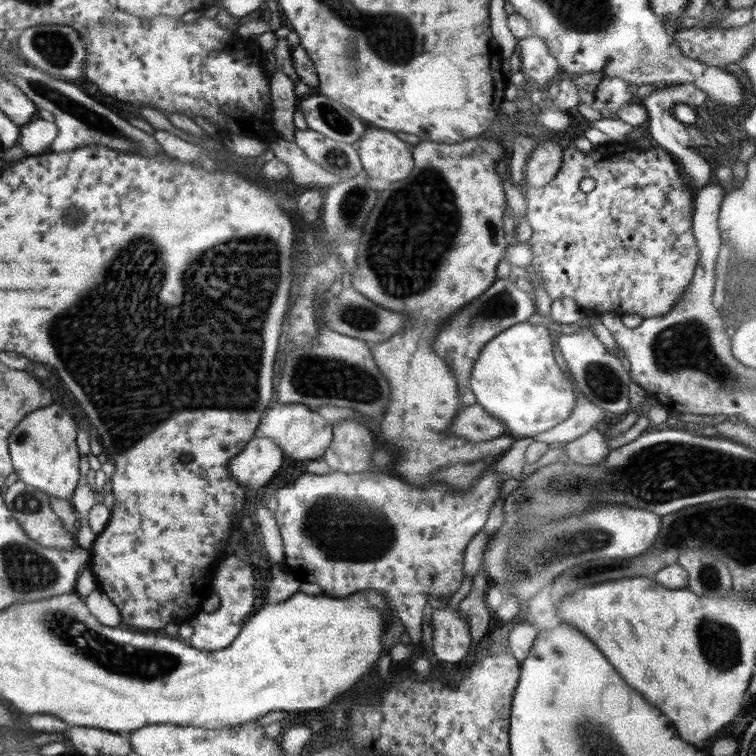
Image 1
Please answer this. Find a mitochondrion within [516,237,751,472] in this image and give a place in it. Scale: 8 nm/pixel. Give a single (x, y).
(688, 344)

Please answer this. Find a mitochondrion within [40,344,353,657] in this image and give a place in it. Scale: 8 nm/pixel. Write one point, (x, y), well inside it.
(122, 438)

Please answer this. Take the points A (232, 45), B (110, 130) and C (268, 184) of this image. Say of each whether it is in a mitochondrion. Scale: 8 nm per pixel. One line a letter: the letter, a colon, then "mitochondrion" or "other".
A: other
B: mitochondrion
C: other

